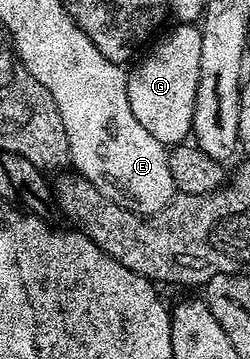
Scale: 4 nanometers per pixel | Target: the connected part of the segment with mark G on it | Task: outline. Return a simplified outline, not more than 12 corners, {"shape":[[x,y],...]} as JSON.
{"shape":[[177,24],[127,74],[134,119],[189,140],[202,35]]}

